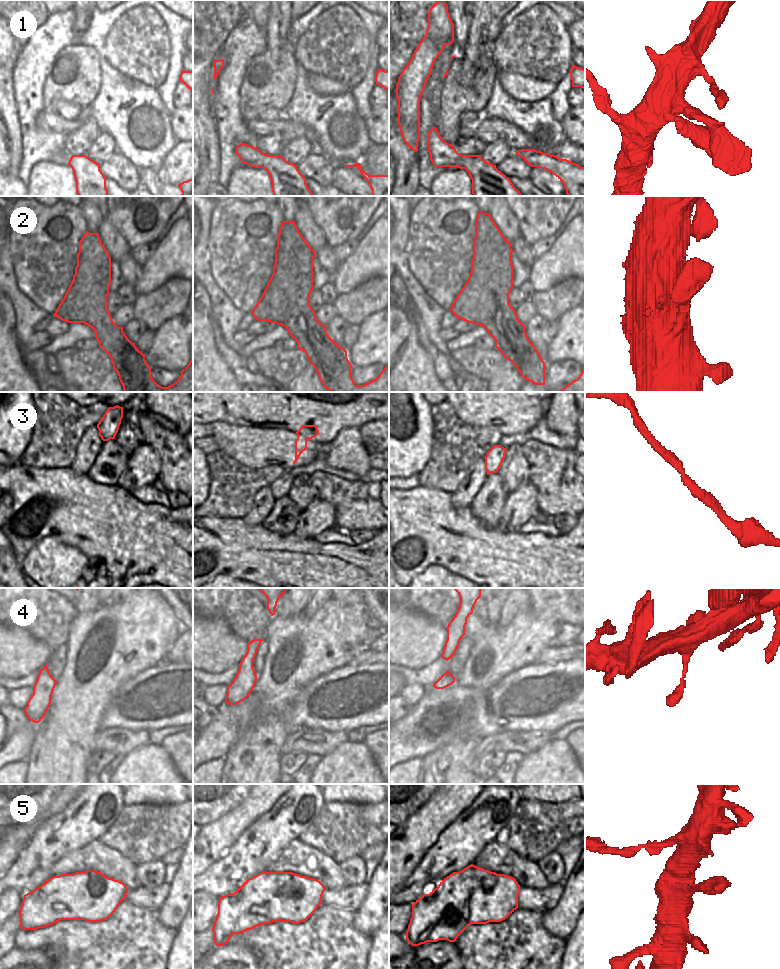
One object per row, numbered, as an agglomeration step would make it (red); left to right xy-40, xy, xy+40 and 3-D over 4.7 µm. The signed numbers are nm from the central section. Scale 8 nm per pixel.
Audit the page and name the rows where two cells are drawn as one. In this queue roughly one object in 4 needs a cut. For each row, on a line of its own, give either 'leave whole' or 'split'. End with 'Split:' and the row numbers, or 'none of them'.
1: leave whole
2: leave whole
3: leave whole
4: leave whole
5: leave whole
Split: none of them

